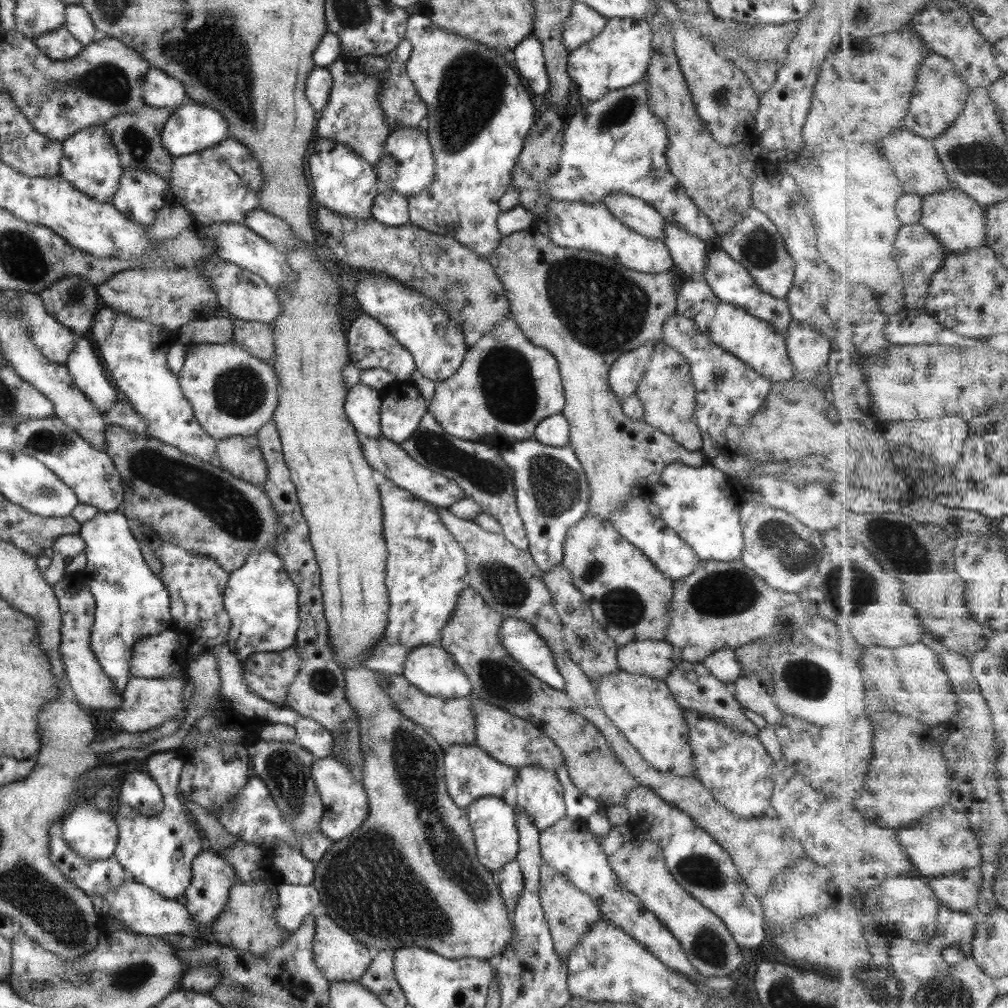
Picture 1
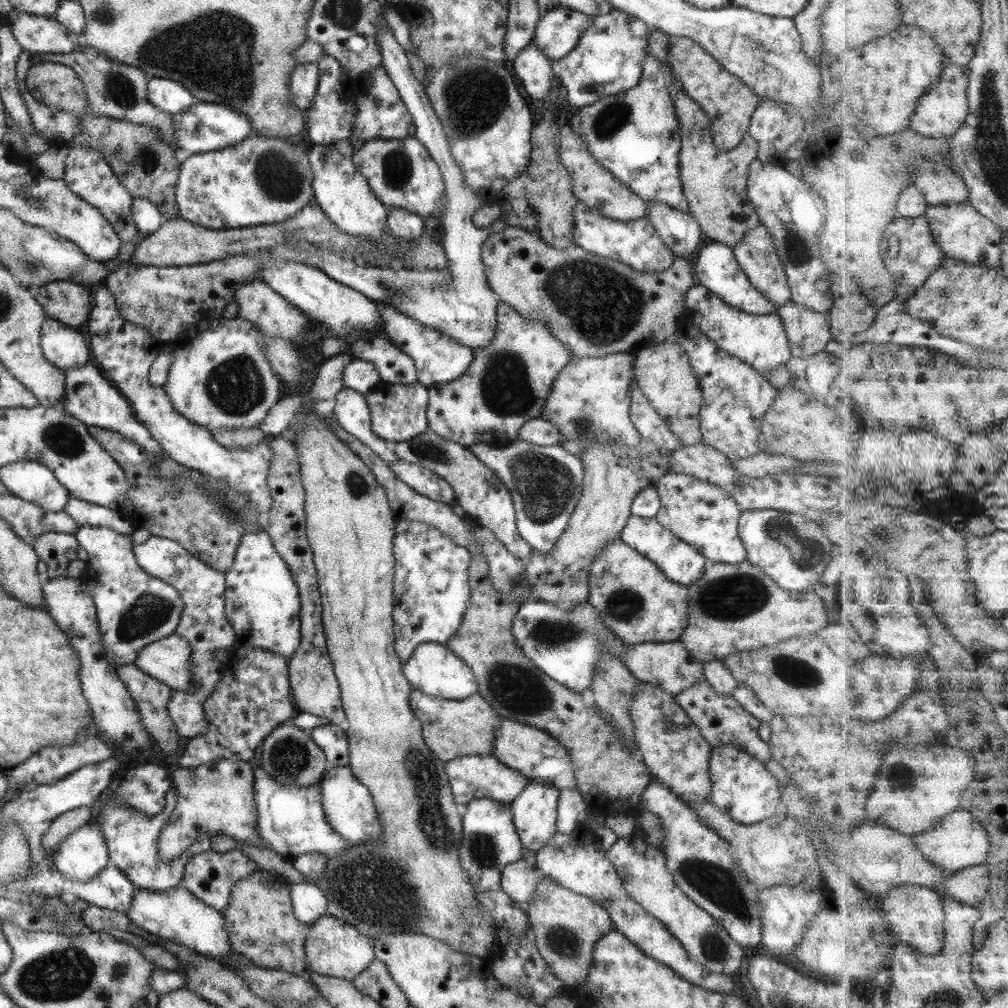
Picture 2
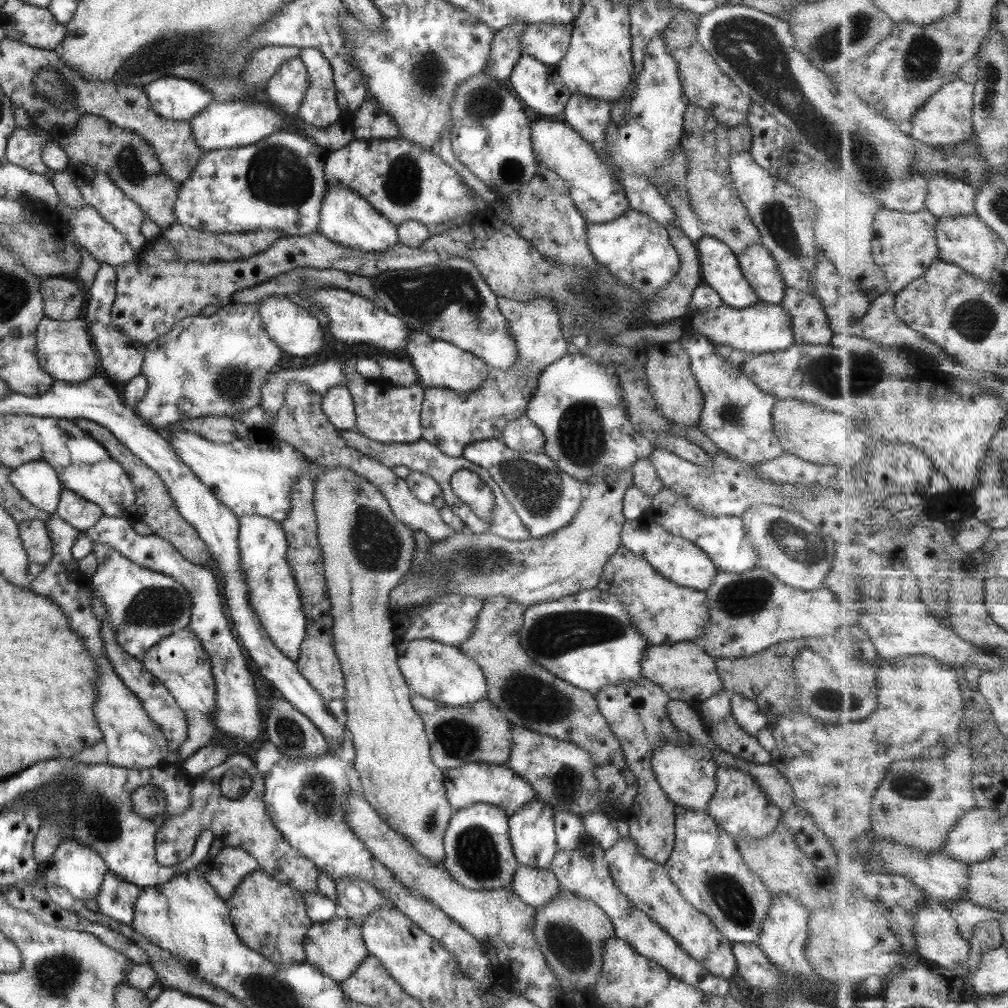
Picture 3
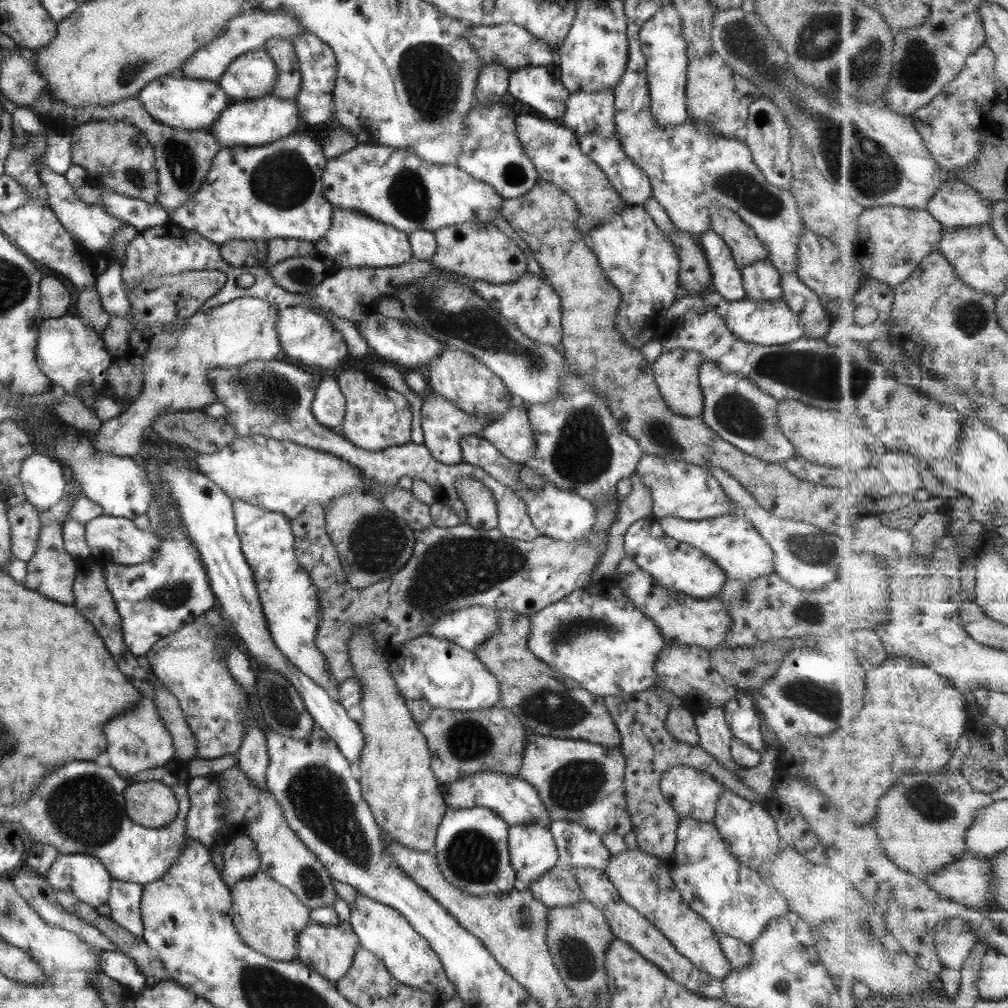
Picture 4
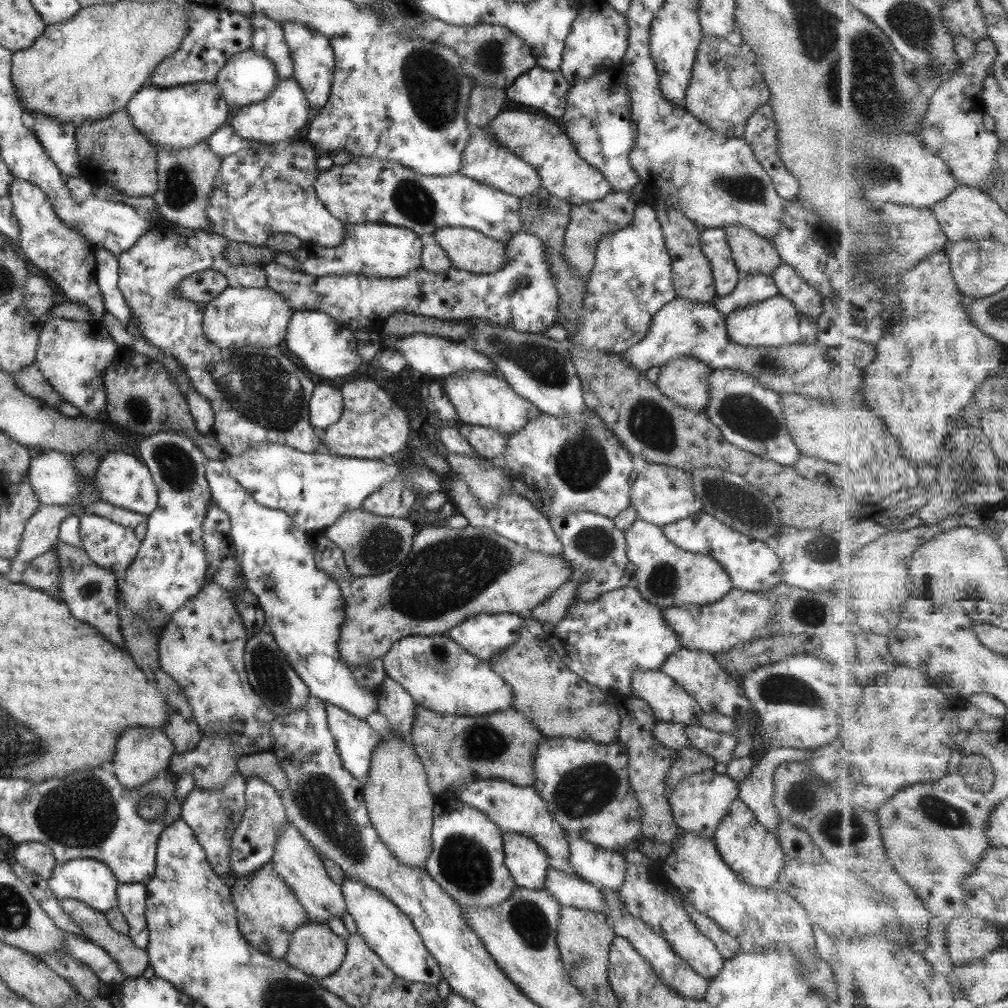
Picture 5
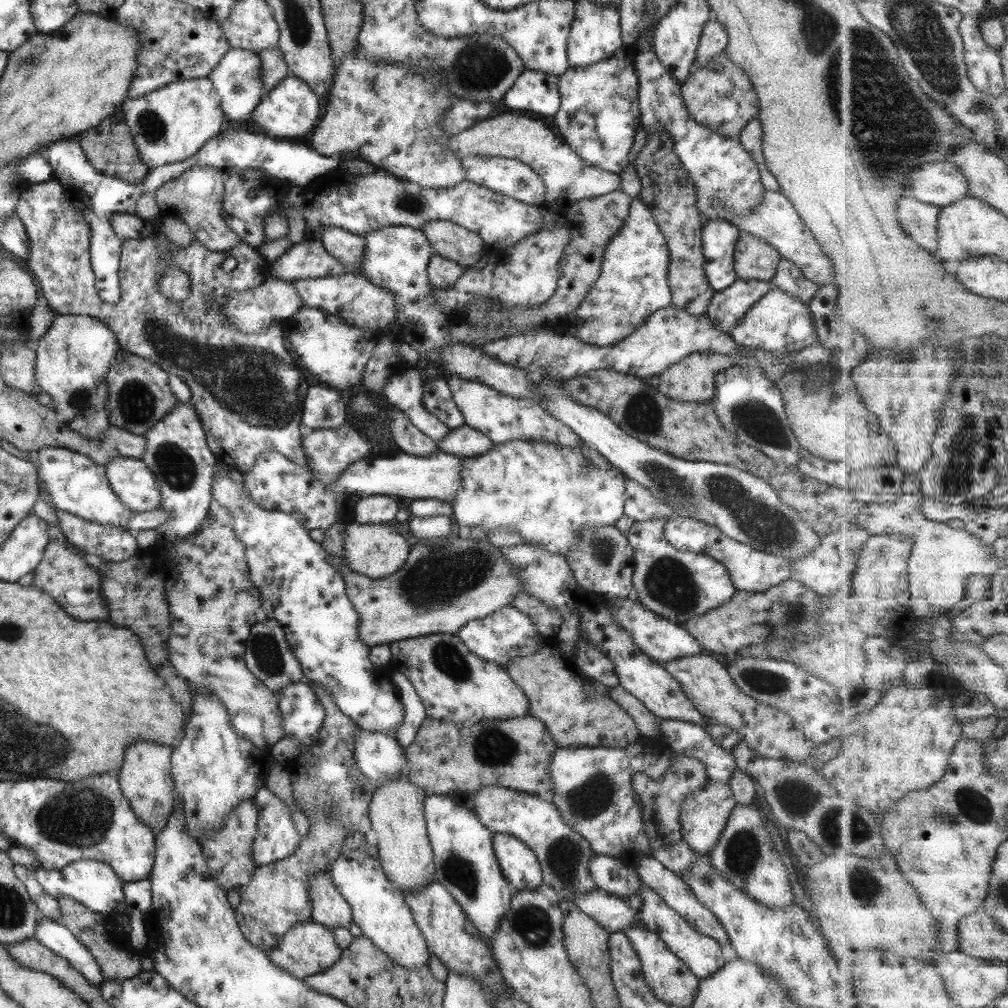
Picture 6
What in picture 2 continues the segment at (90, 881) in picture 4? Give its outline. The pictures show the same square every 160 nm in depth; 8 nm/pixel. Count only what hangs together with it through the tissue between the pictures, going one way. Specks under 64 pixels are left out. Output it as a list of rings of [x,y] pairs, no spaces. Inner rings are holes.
[[[88,822],[68,834],[51,856],[60,877],[71,882],[89,882],[109,864],[103,837]]]

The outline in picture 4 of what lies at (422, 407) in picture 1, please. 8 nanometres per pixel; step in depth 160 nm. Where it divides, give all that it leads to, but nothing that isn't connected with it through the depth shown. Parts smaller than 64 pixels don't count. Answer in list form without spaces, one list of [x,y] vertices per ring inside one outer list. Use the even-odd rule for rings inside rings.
[[[341,372],[336,381],[345,399],[345,414],[336,430],[353,446],[367,452],[375,452],[410,441],[411,413],[402,394],[361,372]]]

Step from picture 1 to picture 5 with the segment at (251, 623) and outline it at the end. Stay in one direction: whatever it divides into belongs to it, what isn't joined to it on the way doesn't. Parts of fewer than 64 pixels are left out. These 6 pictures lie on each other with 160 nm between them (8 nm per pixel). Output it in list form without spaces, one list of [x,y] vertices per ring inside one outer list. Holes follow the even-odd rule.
[[[208,459],[204,467],[210,500],[228,516],[232,554],[238,562],[237,568],[243,575],[245,587],[258,601],[263,612],[265,629],[273,636],[279,652],[287,659],[289,666],[307,686],[309,695],[338,707],[357,719],[365,720],[370,714],[377,713],[377,688],[370,689],[358,685],[353,678],[353,668],[337,652],[340,626],[344,624],[344,600],[333,579],[315,566],[314,550],[308,545],[304,530],[295,526],[292,518],[282,510],[273,510],[256,503],[253,497],[231,478],[227,461]]]

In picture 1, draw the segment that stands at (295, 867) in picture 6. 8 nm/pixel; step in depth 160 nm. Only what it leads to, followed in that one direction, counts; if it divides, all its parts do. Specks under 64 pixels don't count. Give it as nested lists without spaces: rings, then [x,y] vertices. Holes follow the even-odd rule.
[[[234,883],[230,886],[223,912],[220,912],[209,925],[211,942],[249,954],[265,954],[279,946],[291,933],[276,923],[274,916],[277,907],[278,884],[261,886],[257,883]]]

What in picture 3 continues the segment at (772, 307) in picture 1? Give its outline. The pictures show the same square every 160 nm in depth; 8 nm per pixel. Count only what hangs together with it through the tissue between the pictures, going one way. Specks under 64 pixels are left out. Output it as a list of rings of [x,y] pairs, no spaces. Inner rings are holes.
[[[704,235],[694,247],[698,253],[701,283],[710,286],[725,306],[742,309],[759,301],[727,245]]]

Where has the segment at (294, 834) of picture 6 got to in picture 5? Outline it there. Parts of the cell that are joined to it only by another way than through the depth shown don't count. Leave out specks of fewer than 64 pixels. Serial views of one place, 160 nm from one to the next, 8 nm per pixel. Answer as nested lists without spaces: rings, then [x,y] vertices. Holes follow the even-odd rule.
[[[256,776],[247,778],[244,799],[243,816],[231,837],[229,847],[228,861],[235,877],[251,874],[254,870],[261,868],[263,864],[270,862],[271,856],[275,853],[276,838],[280,835],[284,824],[287,823],[280,795],[268,782],[263,782]]]

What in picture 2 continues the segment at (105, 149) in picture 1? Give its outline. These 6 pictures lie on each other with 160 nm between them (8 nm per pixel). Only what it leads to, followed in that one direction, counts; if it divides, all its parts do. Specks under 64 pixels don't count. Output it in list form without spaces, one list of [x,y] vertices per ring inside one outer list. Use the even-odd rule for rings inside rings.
[[[86,146],[69,147],[62,179],[73,194],[83,199],[87,204],[94,206],[99,214],[108,220],[111,229],[115,231],[115,235],[119,236],[121,245],[139,244],[142,237],[132,221],[131,203],[133,198],[119,184],[113,170],[105,163],[105,159],[101,158],[101,154]]]

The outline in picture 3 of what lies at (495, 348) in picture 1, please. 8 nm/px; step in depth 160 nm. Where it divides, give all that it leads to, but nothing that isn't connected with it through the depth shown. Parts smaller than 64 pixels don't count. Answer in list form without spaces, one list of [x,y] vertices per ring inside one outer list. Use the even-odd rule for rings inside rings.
[[[496,297],[496,305],[505,317],[516,344],[517,367],[509,371],[489,369],[487,379],[469,394],[447,389],[424,389],[419,413],[421,439],[451,458],[461,456],[470,442],[499,439],[500,430],[524,414],[525,405],[535,390],[539,372],[566,353],[567,339],[561,333],[559,313],[551,301],[543,297],[533,297],[530,301]]]

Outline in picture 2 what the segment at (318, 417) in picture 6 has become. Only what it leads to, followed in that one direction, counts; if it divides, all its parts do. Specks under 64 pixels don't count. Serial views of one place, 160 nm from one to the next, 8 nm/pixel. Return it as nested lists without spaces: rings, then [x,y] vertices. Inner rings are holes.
[[[341,387],[335,395],[335,404],[331,414],[345,432],[370,448],[386,464],[397,459],[392,444],[376,438],[371,432],[368,406],[362,394],[351,388]]]

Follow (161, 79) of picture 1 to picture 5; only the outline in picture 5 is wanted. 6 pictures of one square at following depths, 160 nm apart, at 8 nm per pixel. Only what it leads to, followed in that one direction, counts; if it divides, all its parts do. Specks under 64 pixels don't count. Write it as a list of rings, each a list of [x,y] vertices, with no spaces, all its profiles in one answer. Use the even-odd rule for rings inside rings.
[[[147,81],[135,91],[127,104],[127,117],[131,125],[156,150],[162,146],[179,150],[207,141],[215,130],[228,123],[231,114],[232,111],[214,81],[171,87],[153,86]]]

